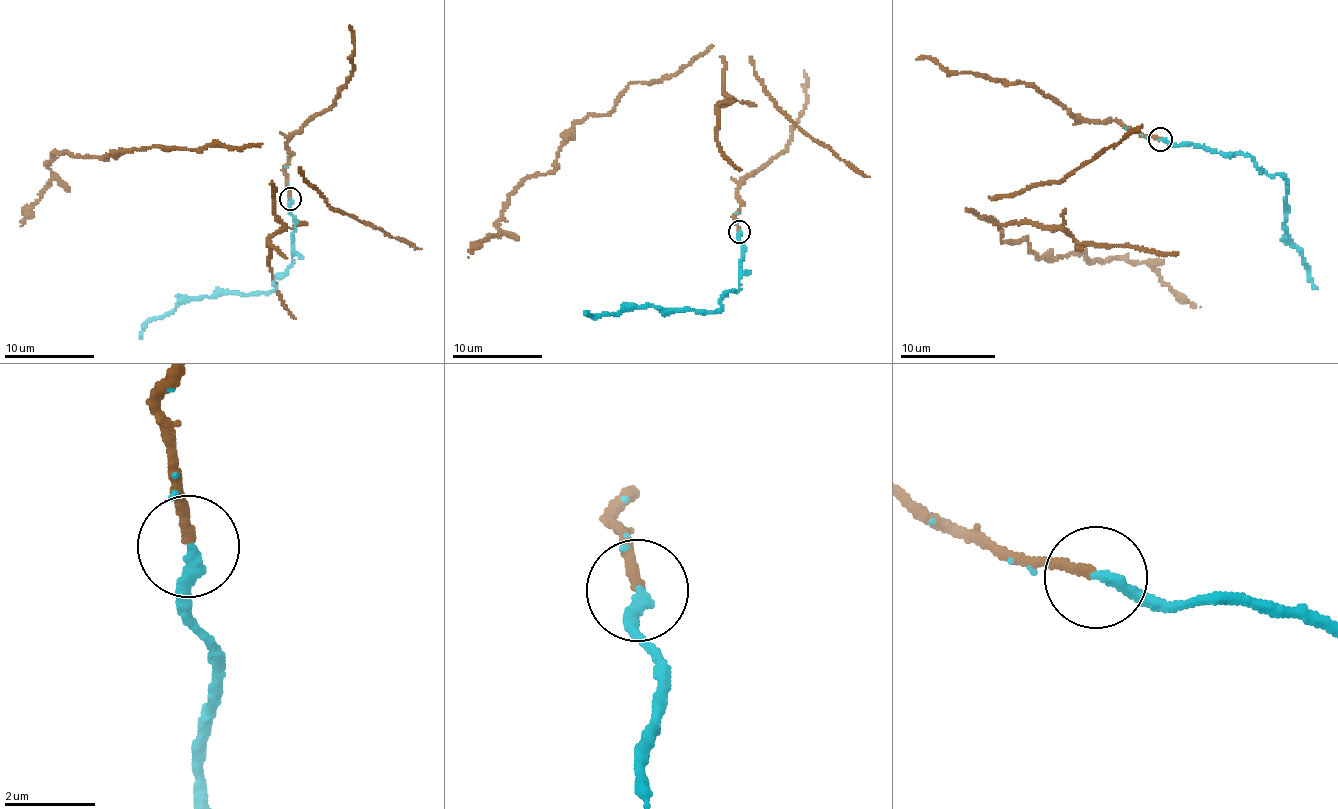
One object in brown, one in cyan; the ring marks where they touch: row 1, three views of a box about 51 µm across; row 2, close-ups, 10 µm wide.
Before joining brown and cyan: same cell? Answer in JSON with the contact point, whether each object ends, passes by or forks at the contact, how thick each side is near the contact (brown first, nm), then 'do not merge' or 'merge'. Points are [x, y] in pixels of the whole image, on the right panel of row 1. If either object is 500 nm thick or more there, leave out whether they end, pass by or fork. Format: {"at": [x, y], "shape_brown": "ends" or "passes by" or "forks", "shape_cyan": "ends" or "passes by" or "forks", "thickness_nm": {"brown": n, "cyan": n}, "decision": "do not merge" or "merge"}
{"at": [1160, 139], "shape_brown": "ends", "shape_cyan": "passes by", "thickness_nm": {"brown": 200, "cyan": 170}, "decision": "merge"}

